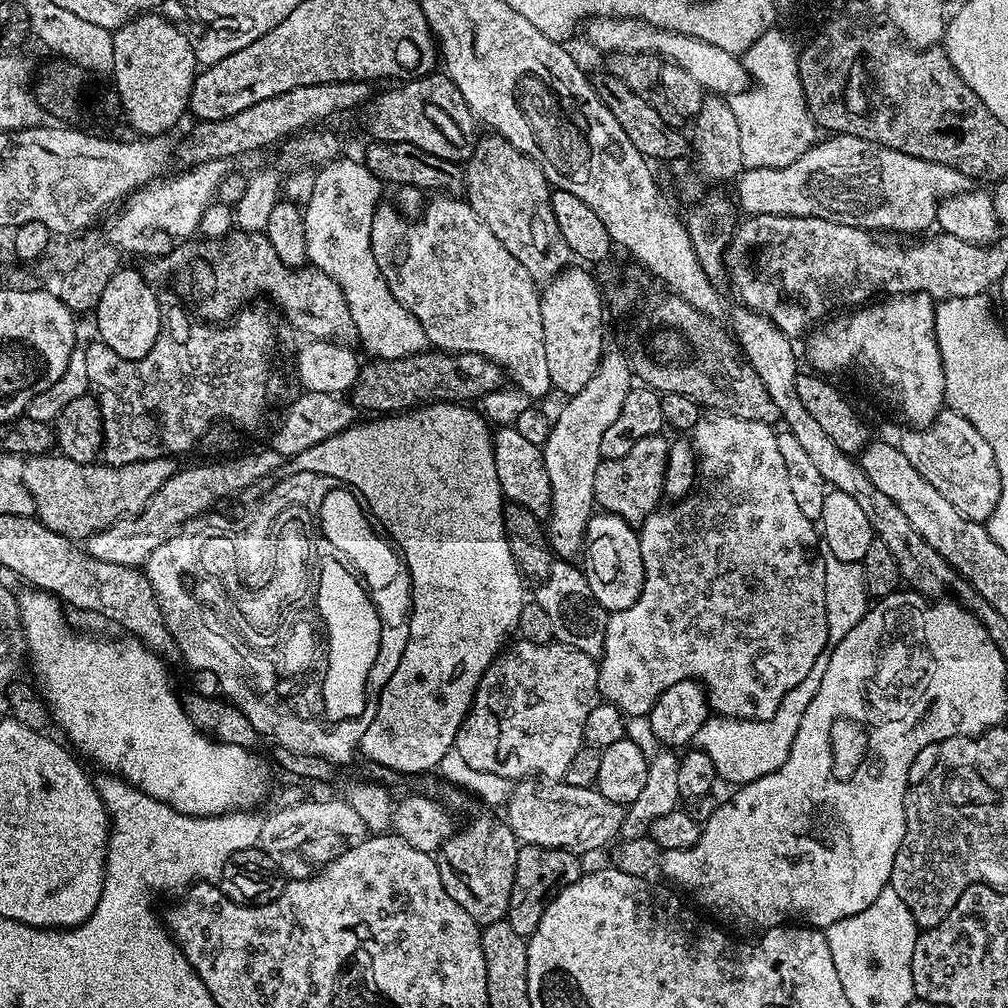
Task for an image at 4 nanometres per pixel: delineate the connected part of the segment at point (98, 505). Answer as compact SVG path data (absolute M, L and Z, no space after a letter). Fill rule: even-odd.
M45 454L27 457L23 477L24 485L36 503L39 520L50 530L67 536L73 542L80 542L143 511L160 487L178 471L176 464L175 459L166 456L109 466L103 462L83 464L59 454Z

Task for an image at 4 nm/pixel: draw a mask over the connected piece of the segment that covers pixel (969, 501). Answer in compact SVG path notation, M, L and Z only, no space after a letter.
M941 410L925 428L913 427L912 432L898 440L898 447L906 458L910 458L910 466L953 504L966 518L987 522L998 506L1000 479L998 478L998 462L994 458L994 450L990 450L990 442L978 434L978 430L962 414L951 410Z

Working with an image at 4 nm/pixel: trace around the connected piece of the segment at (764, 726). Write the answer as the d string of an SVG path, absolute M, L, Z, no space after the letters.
M825 654L814 662L814 667L806 678L794 690L790 690L785 698L782 698L782 702L779 703L779 708L771 720L744 720L717 715L708 718L699 730L698 746L714 762L719 779L723 781L725 779L732 783L732 786L739 786L756 781L781 768L782 763L789 757L790 746L793 745L793 740L797 736L798 723L802 722L806 707L822 684L828 661L829 658Z

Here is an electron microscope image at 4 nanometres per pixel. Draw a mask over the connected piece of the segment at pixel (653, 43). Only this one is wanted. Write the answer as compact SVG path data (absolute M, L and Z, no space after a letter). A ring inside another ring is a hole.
M596 18L588 26L588 40L601 54L652 52L655 56L671 62L675 67L686 70L705 90L714 94L735 94L743 92L749 87L749 74L744 68L743 59L737 53L721 50L718 46L710 46L710 42L688 36L685 32L655 28L649 24L643 24L640 20L623 18Z

